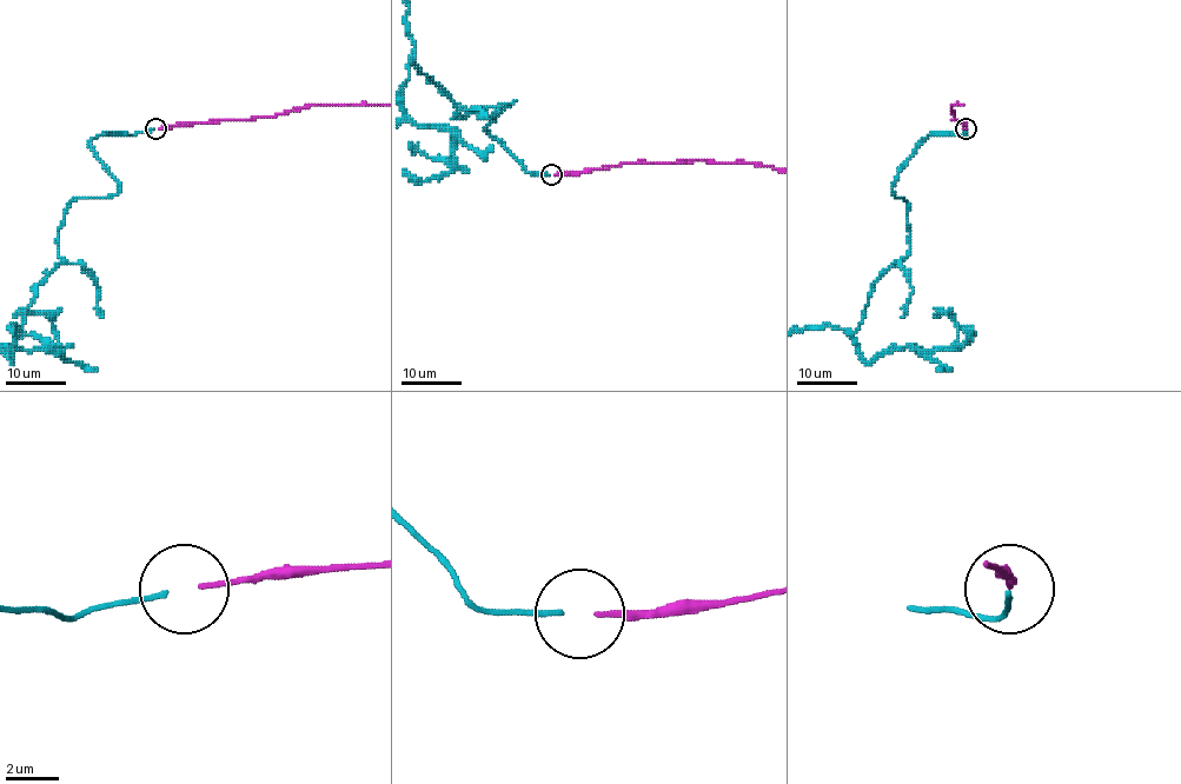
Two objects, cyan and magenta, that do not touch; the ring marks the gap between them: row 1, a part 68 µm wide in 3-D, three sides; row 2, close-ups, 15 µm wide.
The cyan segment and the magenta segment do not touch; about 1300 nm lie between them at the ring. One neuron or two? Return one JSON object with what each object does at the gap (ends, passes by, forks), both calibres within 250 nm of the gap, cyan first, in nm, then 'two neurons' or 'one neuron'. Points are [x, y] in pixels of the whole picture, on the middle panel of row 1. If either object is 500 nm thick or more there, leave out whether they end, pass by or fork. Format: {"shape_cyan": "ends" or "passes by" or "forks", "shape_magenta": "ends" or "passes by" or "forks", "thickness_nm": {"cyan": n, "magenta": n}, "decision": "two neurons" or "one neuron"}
{"shape_cyan": "ends", "shape_magenta": "ends", "thickness_nm": {"cyan": 200, "magenta": 200}, "decision": "one neuron"}

